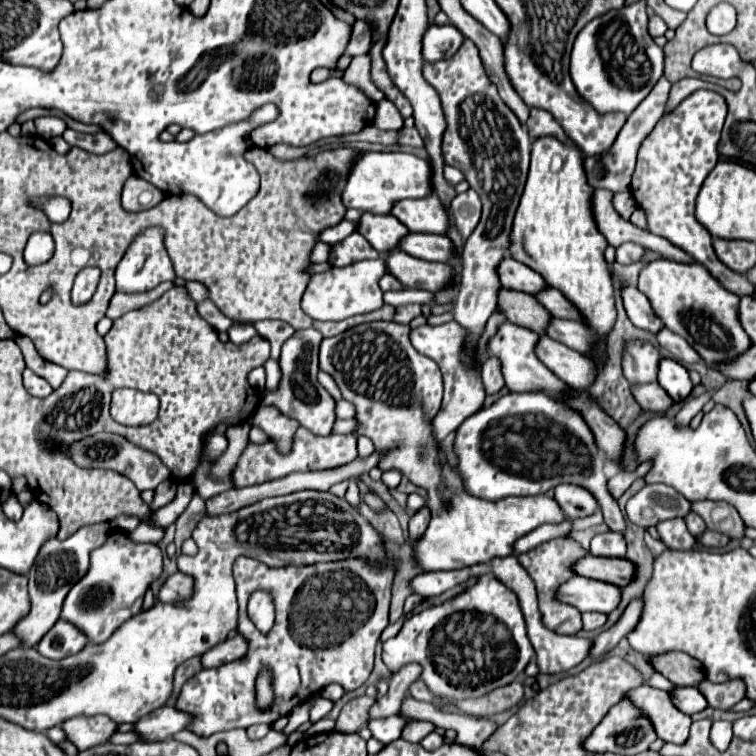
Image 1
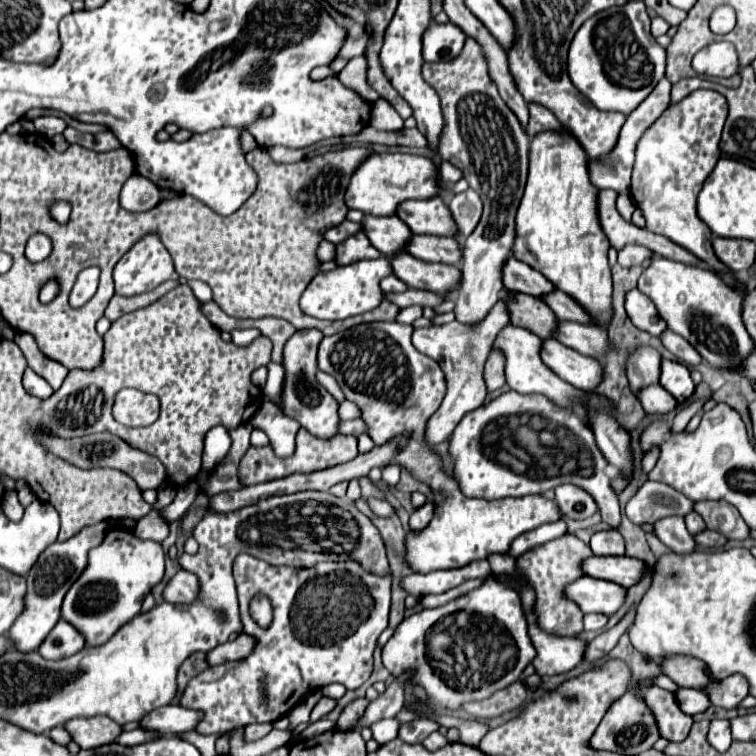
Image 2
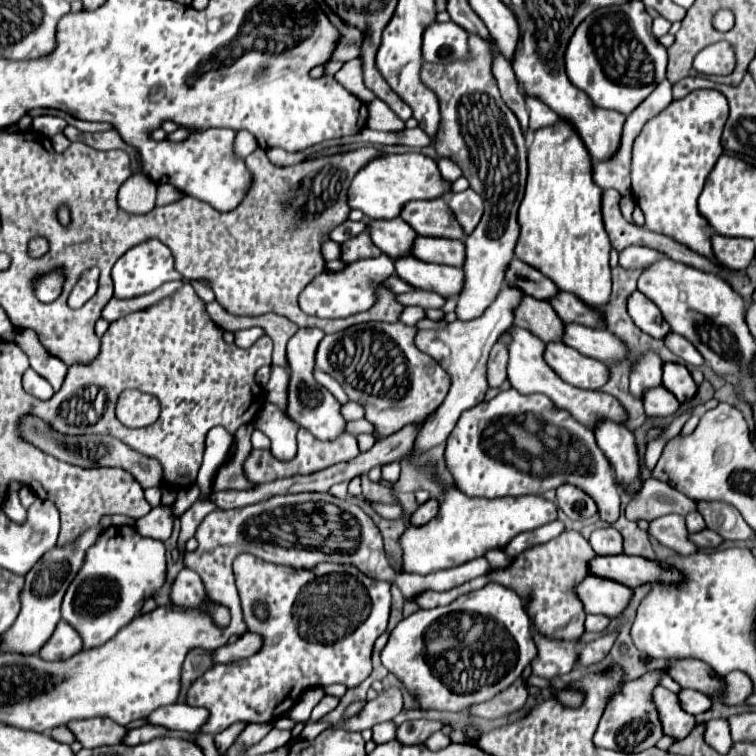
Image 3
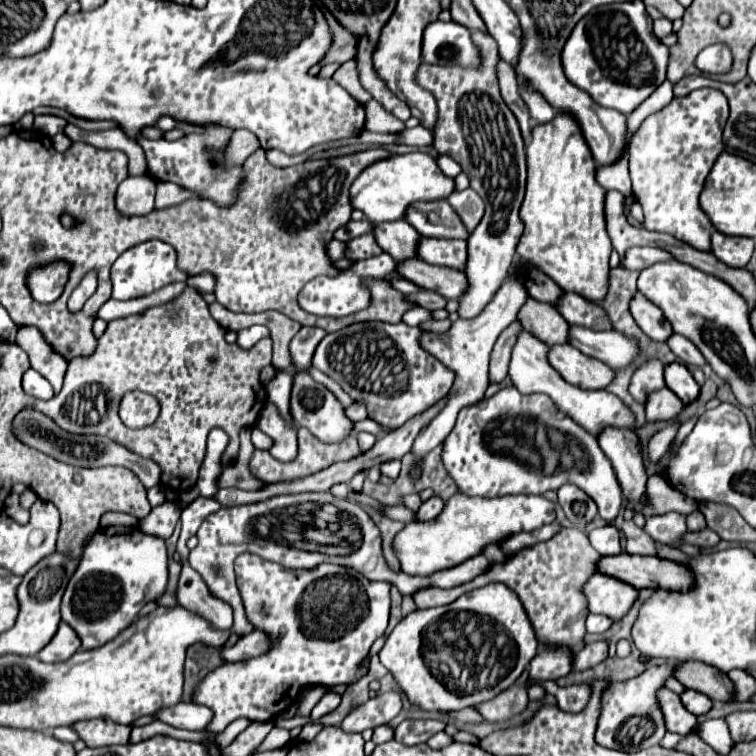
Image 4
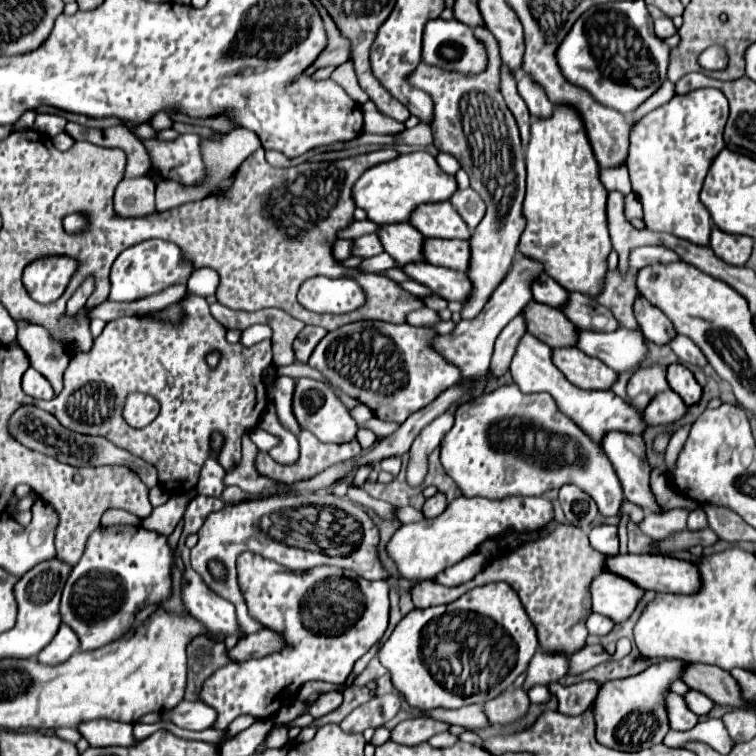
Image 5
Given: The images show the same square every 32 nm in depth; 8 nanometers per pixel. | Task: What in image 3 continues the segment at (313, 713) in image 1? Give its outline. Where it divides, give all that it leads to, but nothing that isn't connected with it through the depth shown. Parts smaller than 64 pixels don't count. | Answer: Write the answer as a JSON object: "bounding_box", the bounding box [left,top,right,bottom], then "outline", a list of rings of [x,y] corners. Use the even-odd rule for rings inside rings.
{"bounding_box":[310,696,340,722],"outline":[[[324,696],[324,698],[316,704],[316,708],[312,710],[310,720],[318,722],[322,716],[326,716],[330,710],[334,710],[334,708],[338,706],[338,702],[340,702],[340,698],[336,698],[336,696]]]}

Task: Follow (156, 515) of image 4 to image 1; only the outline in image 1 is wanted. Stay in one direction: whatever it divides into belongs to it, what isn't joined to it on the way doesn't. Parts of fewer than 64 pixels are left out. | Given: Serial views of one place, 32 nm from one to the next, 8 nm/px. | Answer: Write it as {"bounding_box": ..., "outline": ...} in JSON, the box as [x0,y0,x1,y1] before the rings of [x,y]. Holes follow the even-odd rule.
{"bounding_box":[130,518,164,542],"outline":[[[144,518],[134,532],[130,532],[130,538],[136,542],[160,542],[164,538],[164,528],[150,524],[148,518]]]}

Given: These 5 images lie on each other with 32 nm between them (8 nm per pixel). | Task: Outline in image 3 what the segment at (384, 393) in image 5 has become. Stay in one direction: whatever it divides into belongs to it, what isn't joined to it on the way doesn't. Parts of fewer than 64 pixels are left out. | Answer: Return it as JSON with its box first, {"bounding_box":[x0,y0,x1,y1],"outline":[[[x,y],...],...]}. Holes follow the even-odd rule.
{"bounding_box":[316,322,450,436],"outline":[[[366,322],[324,336],[318,346],[316,368],[338,380],[348,398],[364,406],[366,420],[376,426],[376,436],[388,436],[410,422],[422,422],[442,404],[450,388],[450,376],[434,358],[414,346],[414,334],[416,328],[412,326]]]}

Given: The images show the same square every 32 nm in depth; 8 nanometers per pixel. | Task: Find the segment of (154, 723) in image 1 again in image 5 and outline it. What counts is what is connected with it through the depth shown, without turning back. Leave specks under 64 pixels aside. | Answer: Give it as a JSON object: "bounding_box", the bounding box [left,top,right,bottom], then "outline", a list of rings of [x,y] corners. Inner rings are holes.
{"bounding_box":[162,702,218,732],"outline":[[[180,702],[176,708],[164,710],[162,718],[174,722],[180,728],[200,732],[216,722],[218,712],[212,706],[206,706],[204,702]]]}

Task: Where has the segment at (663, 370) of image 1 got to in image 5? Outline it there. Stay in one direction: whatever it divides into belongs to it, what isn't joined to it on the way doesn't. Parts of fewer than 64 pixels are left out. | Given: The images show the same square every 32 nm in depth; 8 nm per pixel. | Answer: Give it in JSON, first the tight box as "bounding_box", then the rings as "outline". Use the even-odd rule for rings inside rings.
{"bounding_box":[668,364,702,406],"outline":[[[670,364],[668,366],[668,384],[670,388],[680,394],[680,398],[686,402],[686,406],[694,406],[702,398],[702,386],[696,382],[694,374],[682,366],[682,364]]]}

